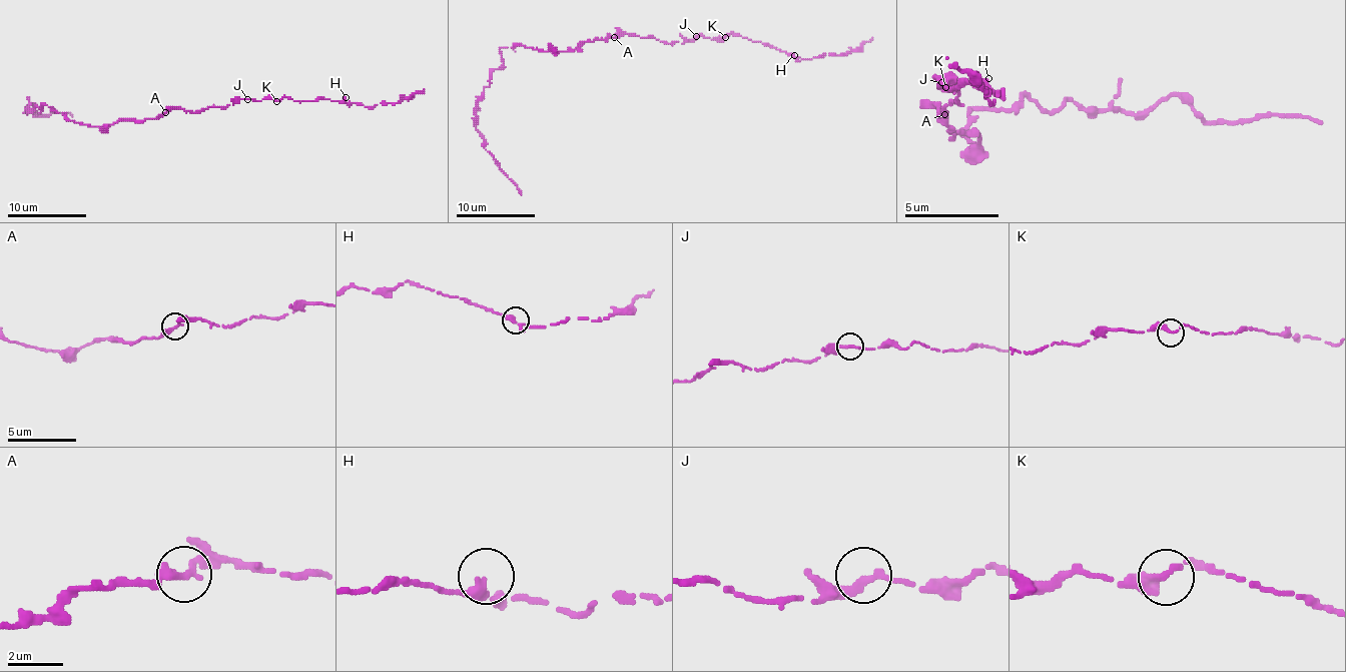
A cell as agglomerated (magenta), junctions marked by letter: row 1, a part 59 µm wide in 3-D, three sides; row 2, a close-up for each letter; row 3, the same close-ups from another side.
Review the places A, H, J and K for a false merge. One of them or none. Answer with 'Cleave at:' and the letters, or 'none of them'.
Cleave at: none of them

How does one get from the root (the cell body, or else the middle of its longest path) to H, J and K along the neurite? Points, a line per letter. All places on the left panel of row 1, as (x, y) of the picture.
H: (158, 118), (170, 109), (199, 112), (241, 99), (342, 101), (346, 97)
J: (158, 118), (170, 109), (199, 112), (207, 107), (225, 107), (247, 99)
K: (158, 118), (170, 109), (199, 112), (207, 107), (233, 105), (241, 99), (276, 101)

